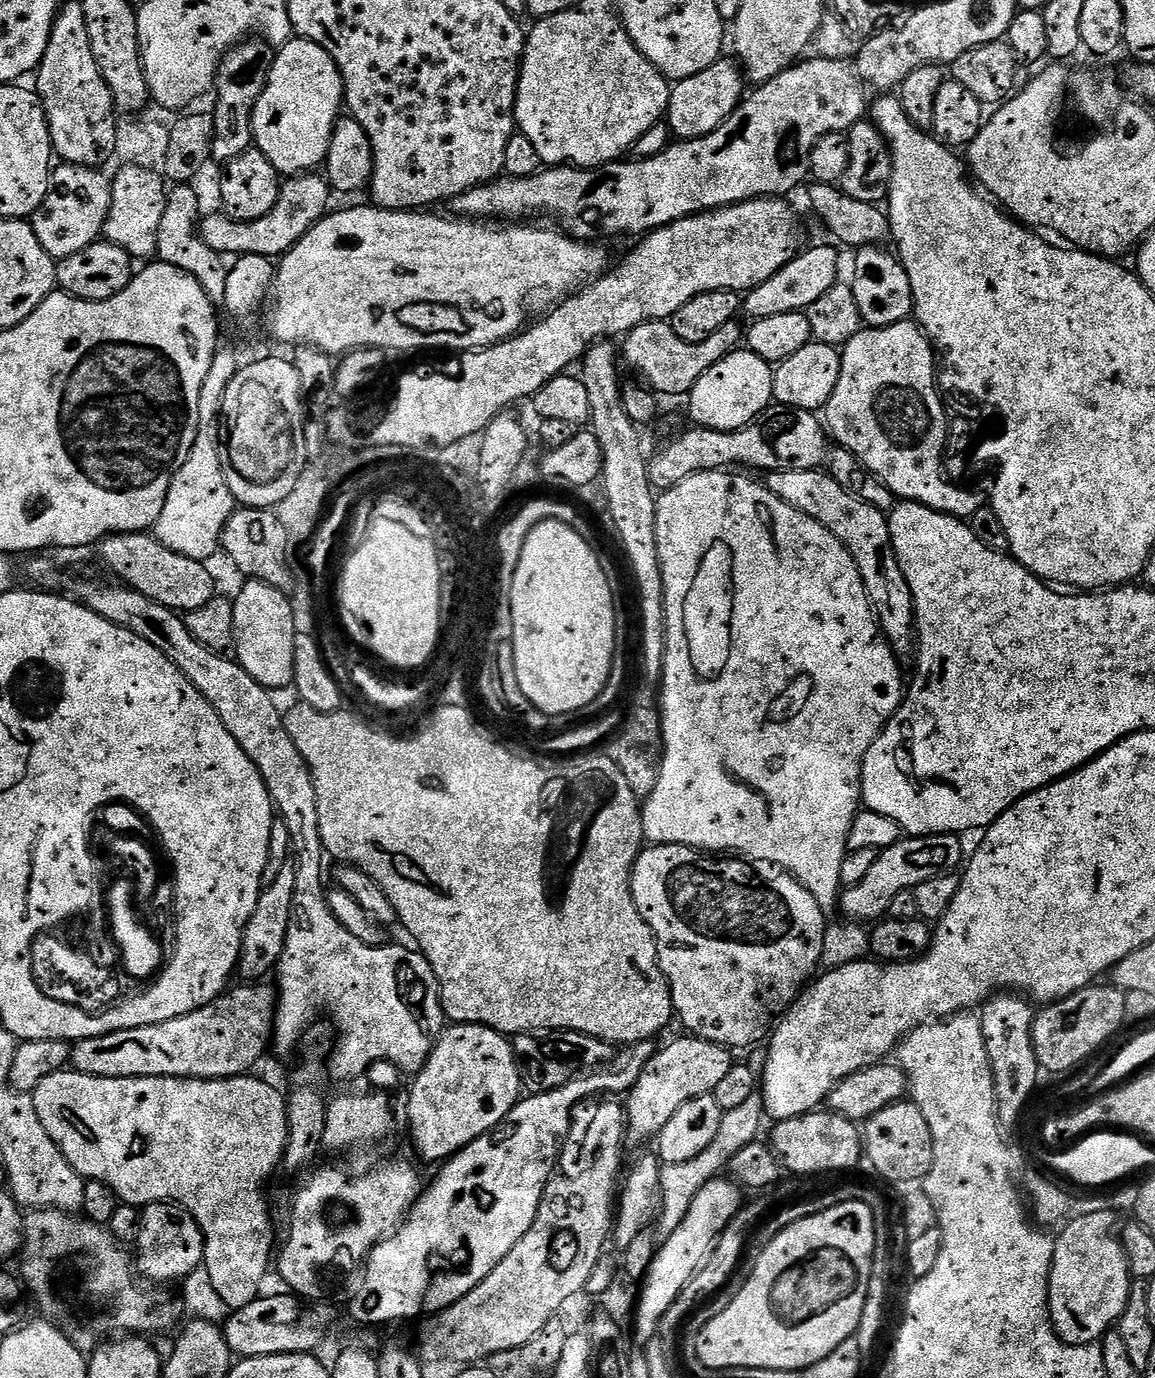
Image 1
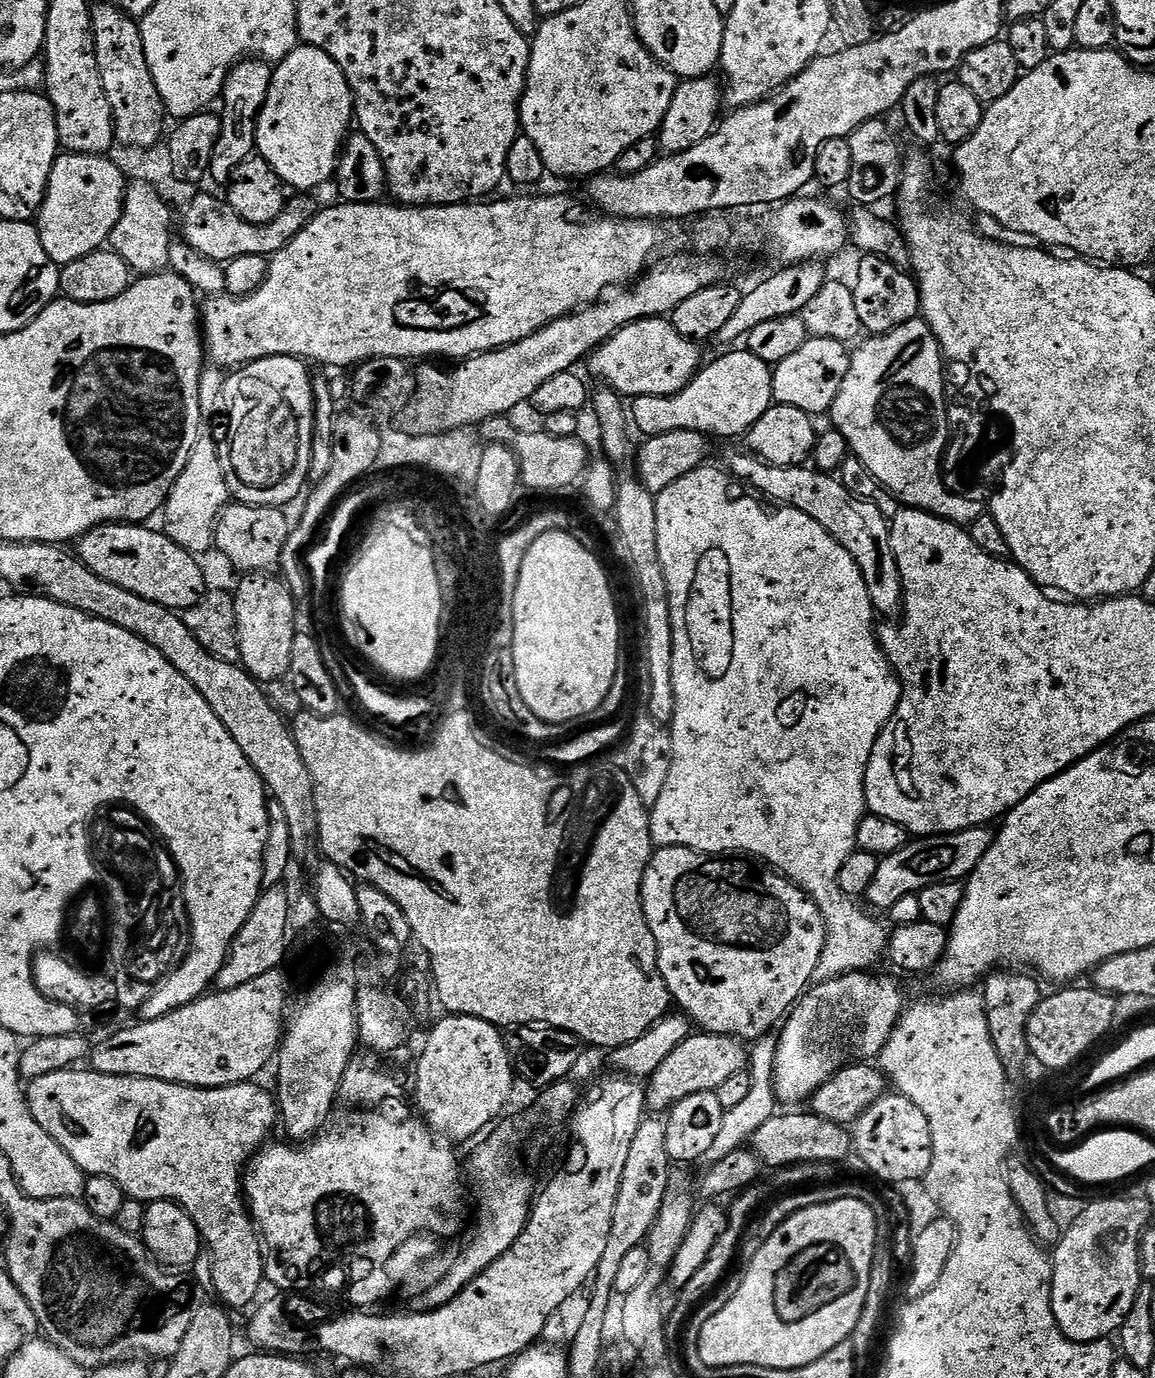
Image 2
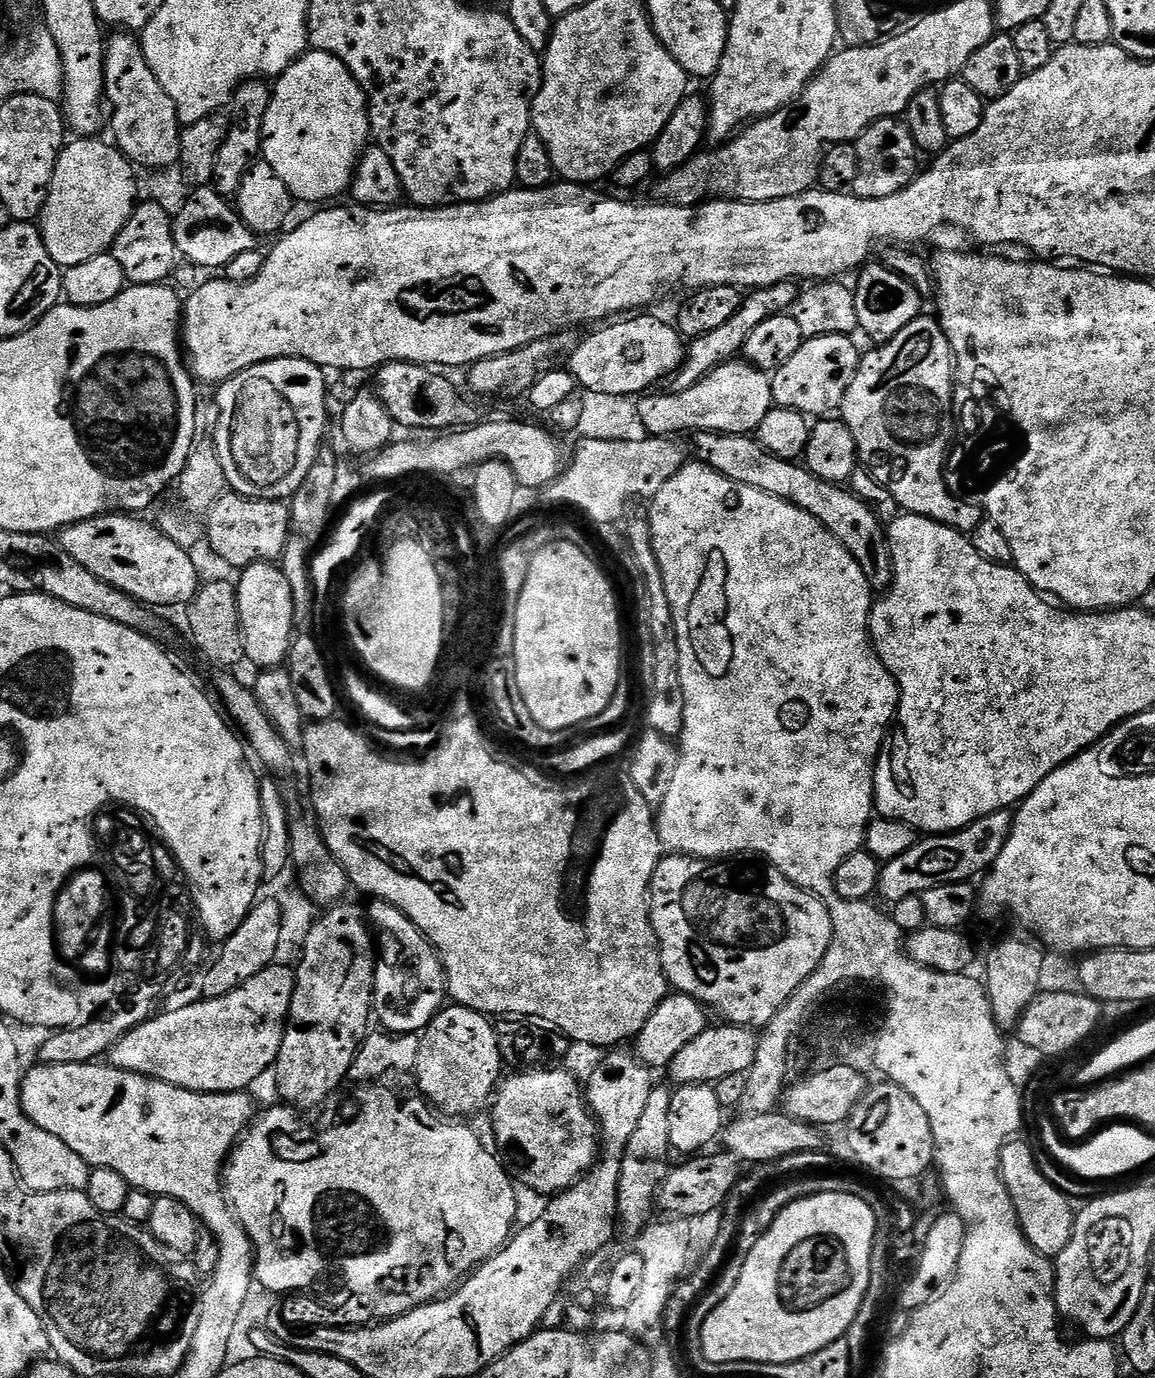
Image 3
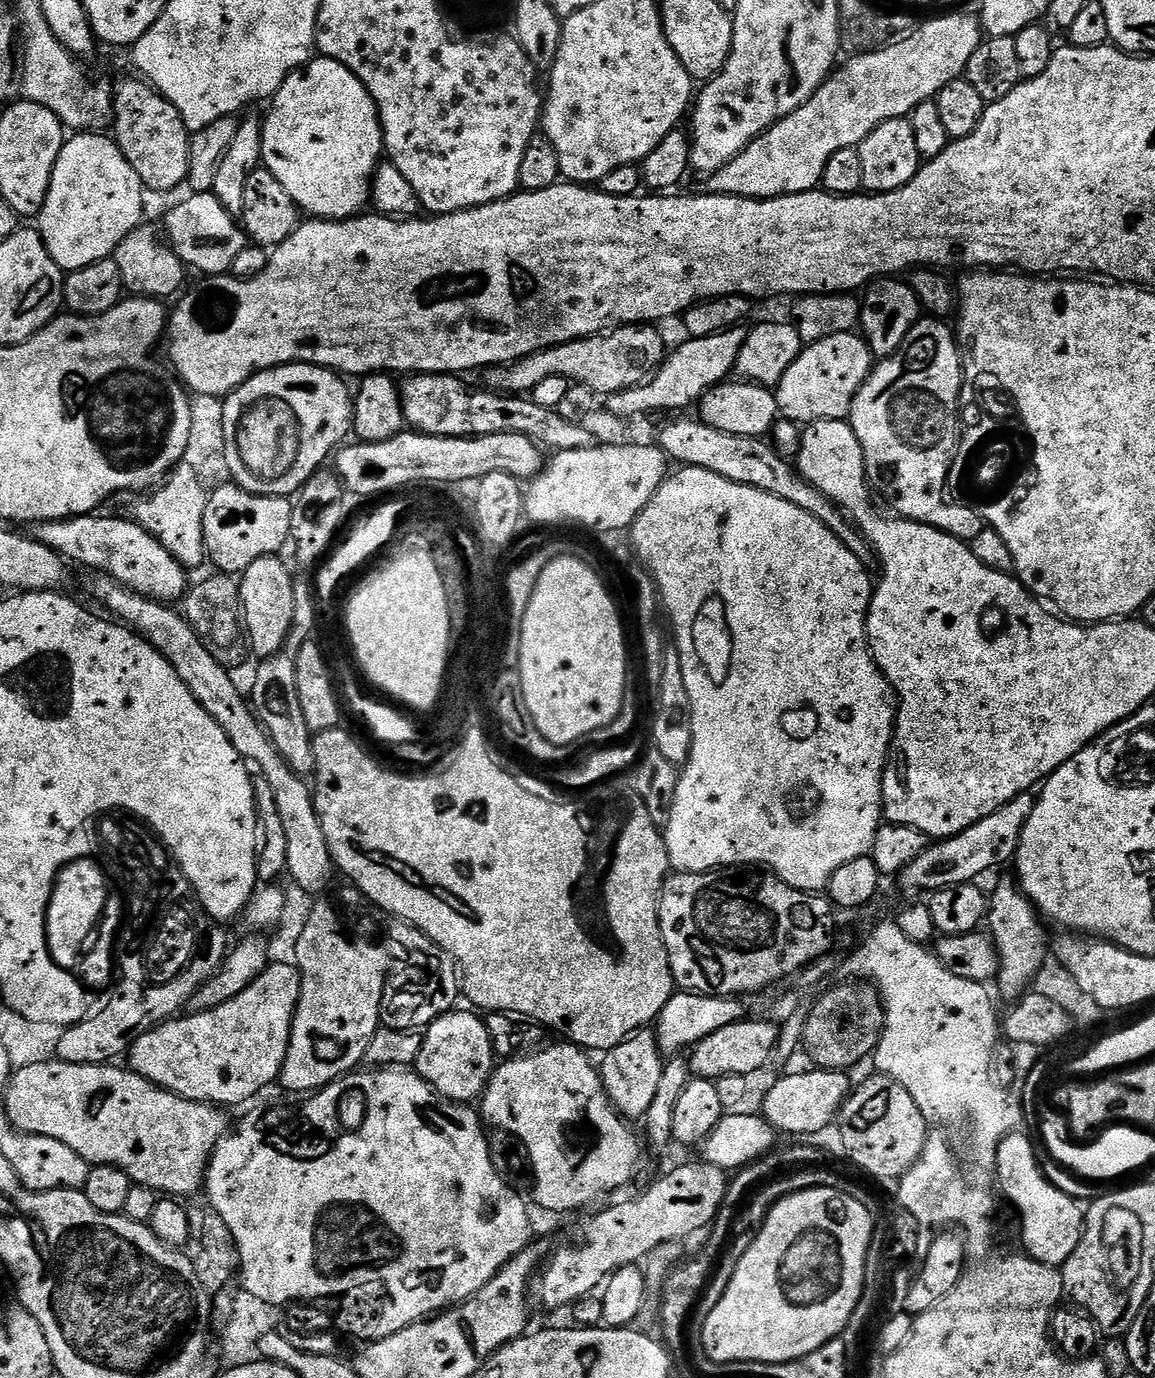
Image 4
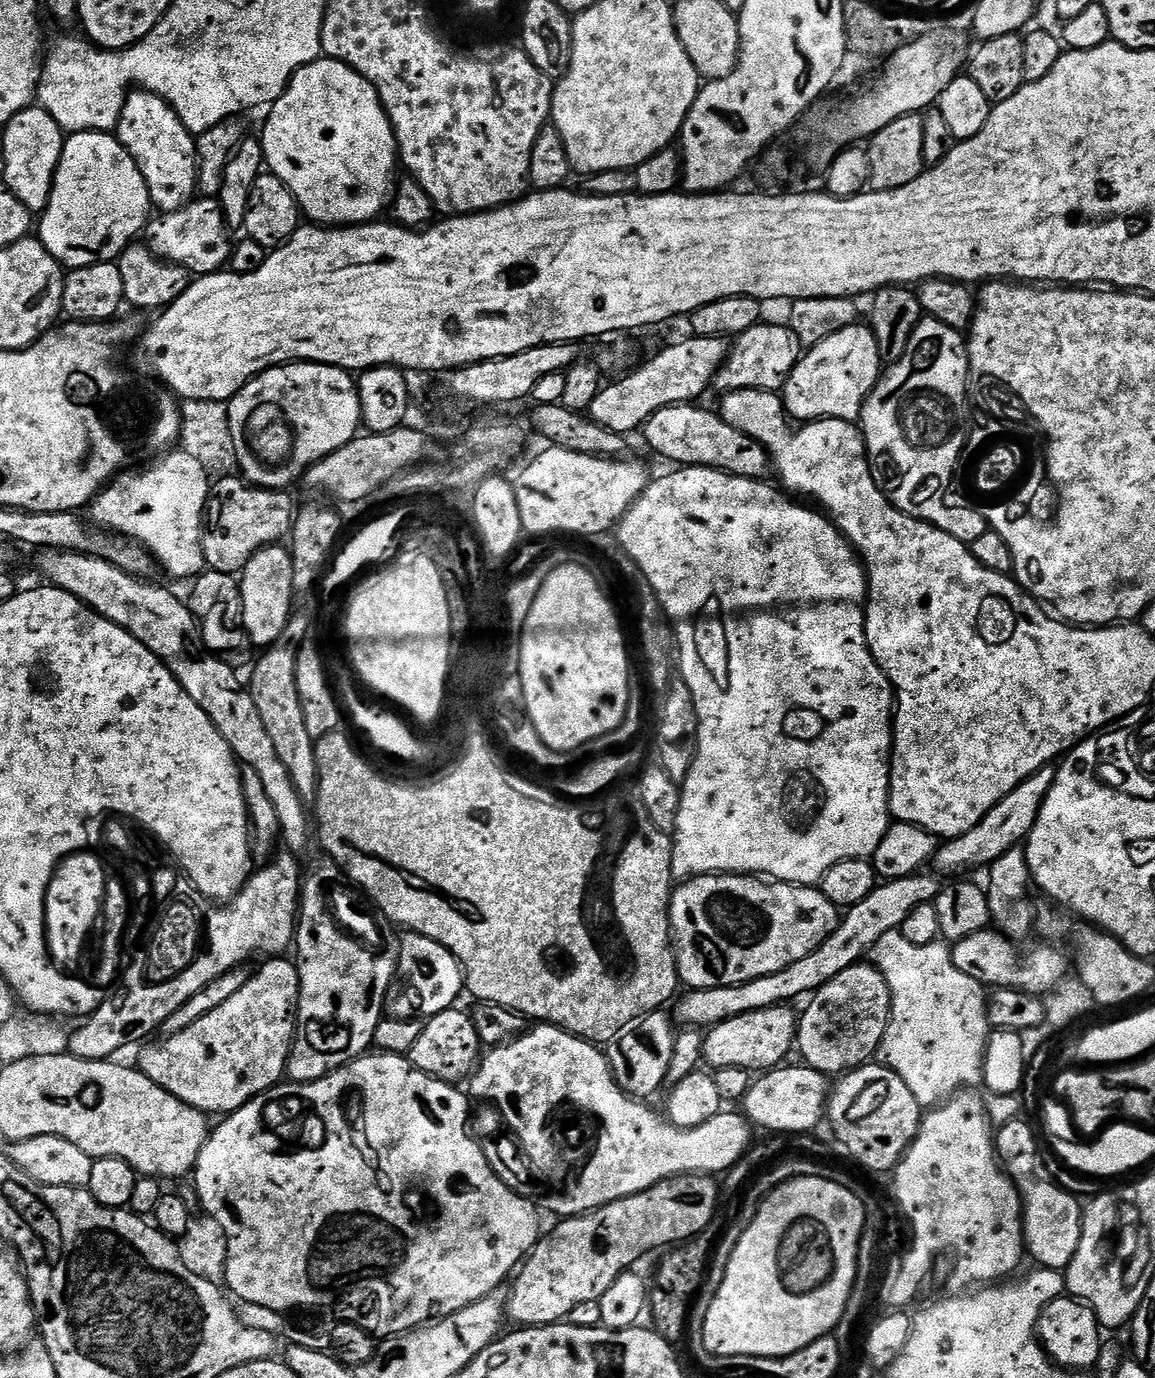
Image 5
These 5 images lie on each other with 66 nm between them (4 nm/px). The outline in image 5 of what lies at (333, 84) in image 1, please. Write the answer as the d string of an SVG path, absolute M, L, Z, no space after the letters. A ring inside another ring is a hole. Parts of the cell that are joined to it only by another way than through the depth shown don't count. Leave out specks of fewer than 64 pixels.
M321 58L310 62L306 66L302 66L290 78L290 82L286 86L286 90L278 99L272 103L267 109L268 121L264 124L264 136L262 135L262 143L264 145L264 163L267 171L271 175L278 177L282 183L287 186L294 194L296 201L300 203L301 213L305 217L308 216L309 221L315 222L320 226L351 226L353 224L367 224L375 221L380 211L387 209L390 204L390 197L394 192L394 184L392 188L392 179L396 176L396 168L398 172L398 153L396 150L396 139L394 138L394 130L390 118L386 114L386 110L382 106L382 102L378 98L378 90L374 90L374 86L366 78L362 78L362 74L358 74L348 64L342 63L341 60L329 60Z

